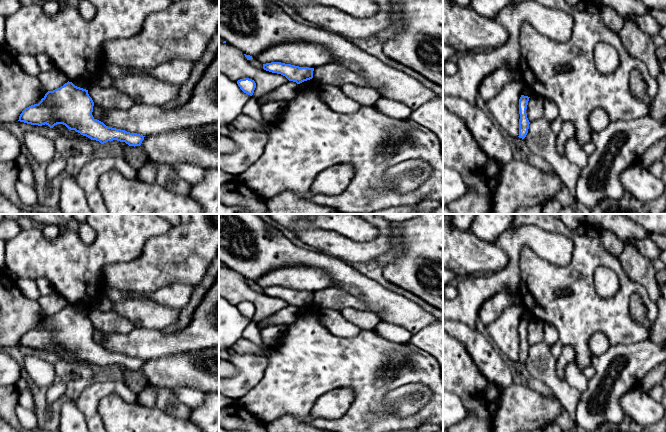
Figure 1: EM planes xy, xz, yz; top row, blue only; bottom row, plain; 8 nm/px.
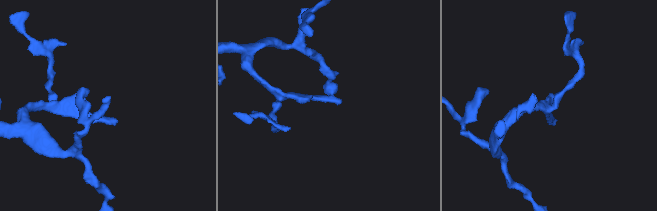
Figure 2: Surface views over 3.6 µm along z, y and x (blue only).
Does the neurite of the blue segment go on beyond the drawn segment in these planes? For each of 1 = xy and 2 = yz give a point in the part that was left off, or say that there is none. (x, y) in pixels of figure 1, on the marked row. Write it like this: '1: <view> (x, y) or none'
1: none
2: none

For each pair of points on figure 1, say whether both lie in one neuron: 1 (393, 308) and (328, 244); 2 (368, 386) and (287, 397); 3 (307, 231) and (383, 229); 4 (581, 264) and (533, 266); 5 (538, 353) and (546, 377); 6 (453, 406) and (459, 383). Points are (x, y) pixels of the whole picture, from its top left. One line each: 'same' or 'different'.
1: different
2: same
3: same
4: same
5: same
6: different

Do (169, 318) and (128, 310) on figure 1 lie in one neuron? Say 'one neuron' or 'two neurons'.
one neuron

